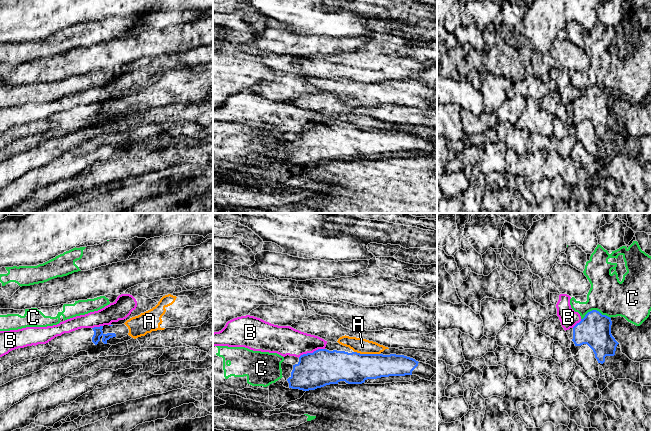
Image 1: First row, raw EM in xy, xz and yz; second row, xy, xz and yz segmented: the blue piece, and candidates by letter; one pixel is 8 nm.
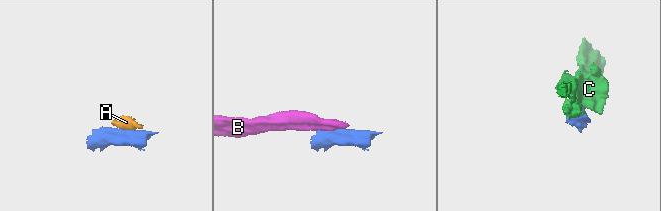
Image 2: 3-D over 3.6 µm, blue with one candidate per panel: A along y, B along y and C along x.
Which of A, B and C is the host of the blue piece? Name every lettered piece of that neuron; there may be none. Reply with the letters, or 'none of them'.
none of them

